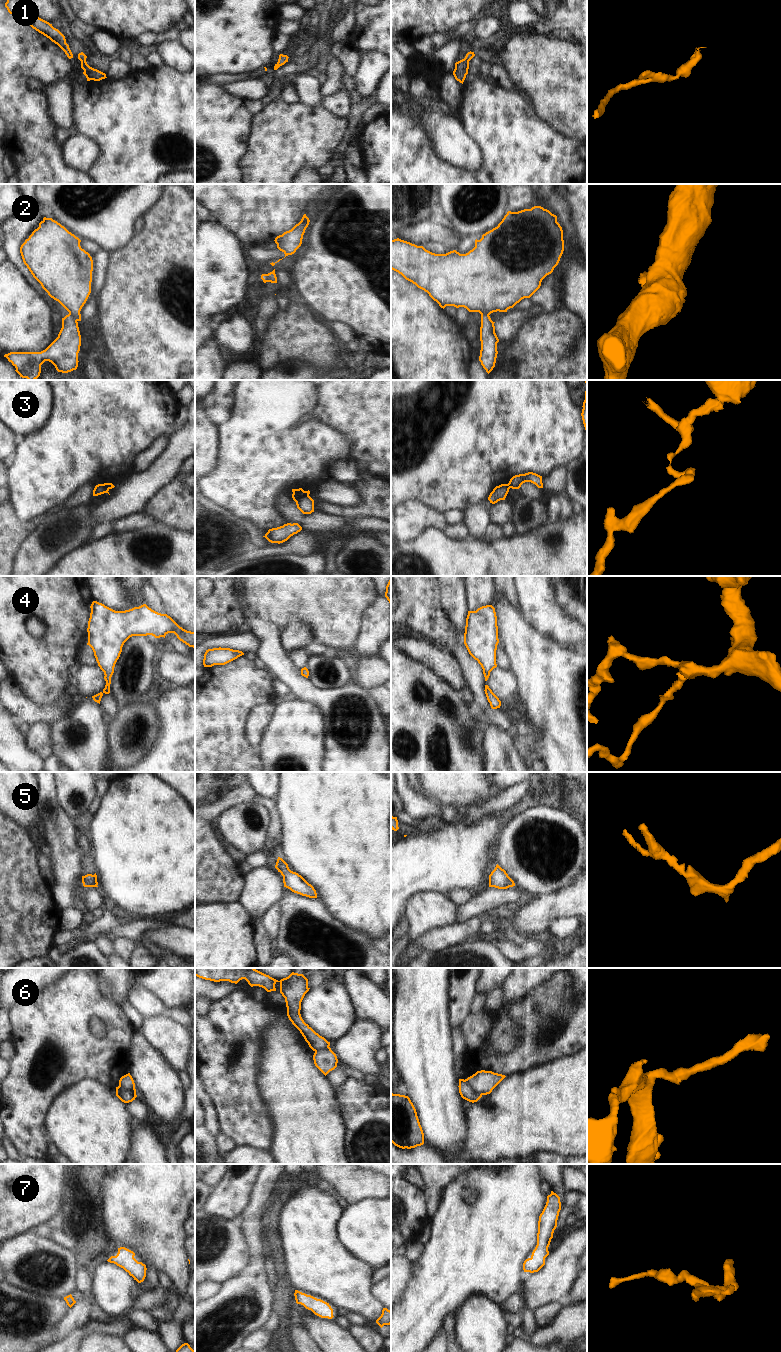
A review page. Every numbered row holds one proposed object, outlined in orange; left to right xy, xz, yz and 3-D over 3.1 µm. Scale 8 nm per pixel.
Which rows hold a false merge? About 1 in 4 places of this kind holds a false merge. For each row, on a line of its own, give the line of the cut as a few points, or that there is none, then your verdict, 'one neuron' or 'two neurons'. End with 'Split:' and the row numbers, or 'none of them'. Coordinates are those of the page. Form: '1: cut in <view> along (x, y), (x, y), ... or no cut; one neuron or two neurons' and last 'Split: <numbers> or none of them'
1: no cut; one neuron
2: cut in xy along (69, 313), (76, 321); two neurons
3: cut in xz along (308, 495), (302, 495), (295, 501); two neurons
4: no cut; one neuron
5: no cut; one neuron
6: cut in yz along (464, 1080), (475, 1091), (482, 1094); two neurons
7: no cut; one neuron
Split: 2, 3, 6

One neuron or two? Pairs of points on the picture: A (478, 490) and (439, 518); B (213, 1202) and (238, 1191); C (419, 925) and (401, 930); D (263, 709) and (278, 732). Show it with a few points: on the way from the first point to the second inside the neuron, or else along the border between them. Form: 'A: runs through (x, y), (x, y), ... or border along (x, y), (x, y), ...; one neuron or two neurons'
A: border along (424, 501), (444, 514); two neurons
B: runs through (219, 1202), (224, 1202), (232, 1194); one neuron
C: border along (407, 918), (408, 937); two neurons
D: border along (275, 704), (272, 717), (259, 741); two neurons

